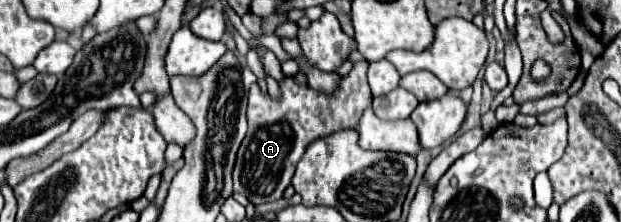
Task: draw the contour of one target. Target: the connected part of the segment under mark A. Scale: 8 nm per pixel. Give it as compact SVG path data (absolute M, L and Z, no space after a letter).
M357 62L351 74L341 80L341 86L333 96L315 92L309 86L297 86L293 78L285 78L281 82L281 92L283 96L277 102L269 96L263 96L257 82L249 90L249 132L237 154L233 182L235 192L243 194L253 204L279 200L285 188L291 184L295 166L305 154L307 146L337 130L357 128L361 114L373 100L367 84L367 62Z

